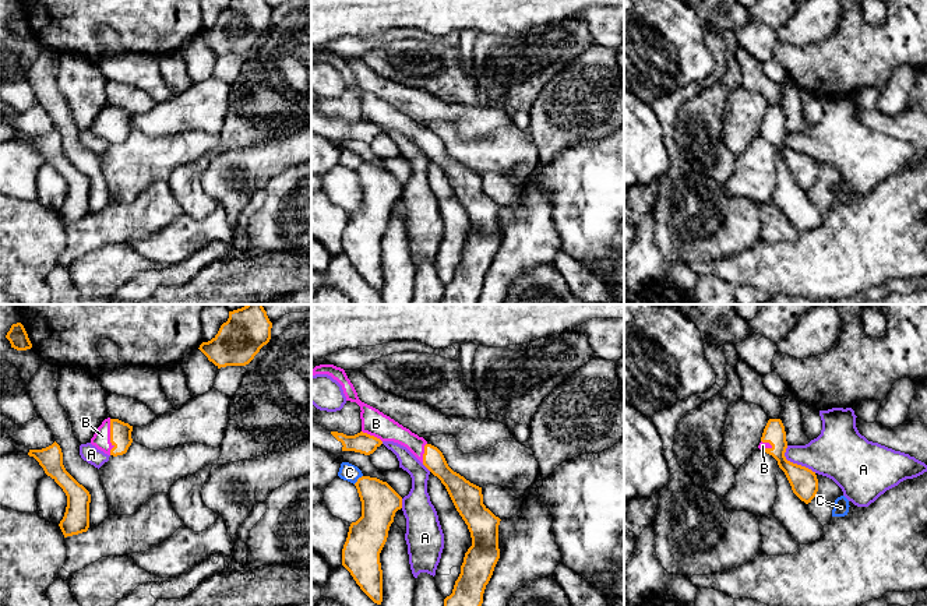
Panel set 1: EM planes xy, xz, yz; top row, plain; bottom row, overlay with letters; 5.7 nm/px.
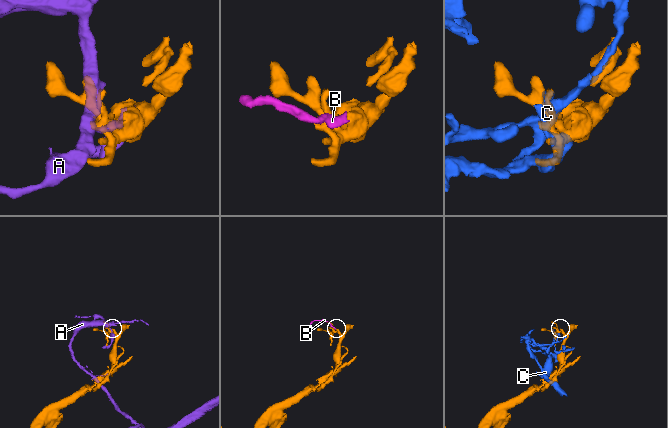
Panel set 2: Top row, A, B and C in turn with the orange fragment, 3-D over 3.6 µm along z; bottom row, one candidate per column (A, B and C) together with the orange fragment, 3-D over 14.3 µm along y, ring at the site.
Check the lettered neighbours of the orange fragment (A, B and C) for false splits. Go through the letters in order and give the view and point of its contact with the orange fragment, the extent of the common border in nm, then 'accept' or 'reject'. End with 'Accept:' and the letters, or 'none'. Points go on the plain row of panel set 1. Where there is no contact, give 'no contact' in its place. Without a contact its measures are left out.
A: meets orange in yz at (795, 151); contact 240 nm long; reject
B: meets orange in xy at (110, 124); contact 200 nm long; accept
C: meets orange in xz at (358, 166); contact 80 nm long; reject
Accept: B

